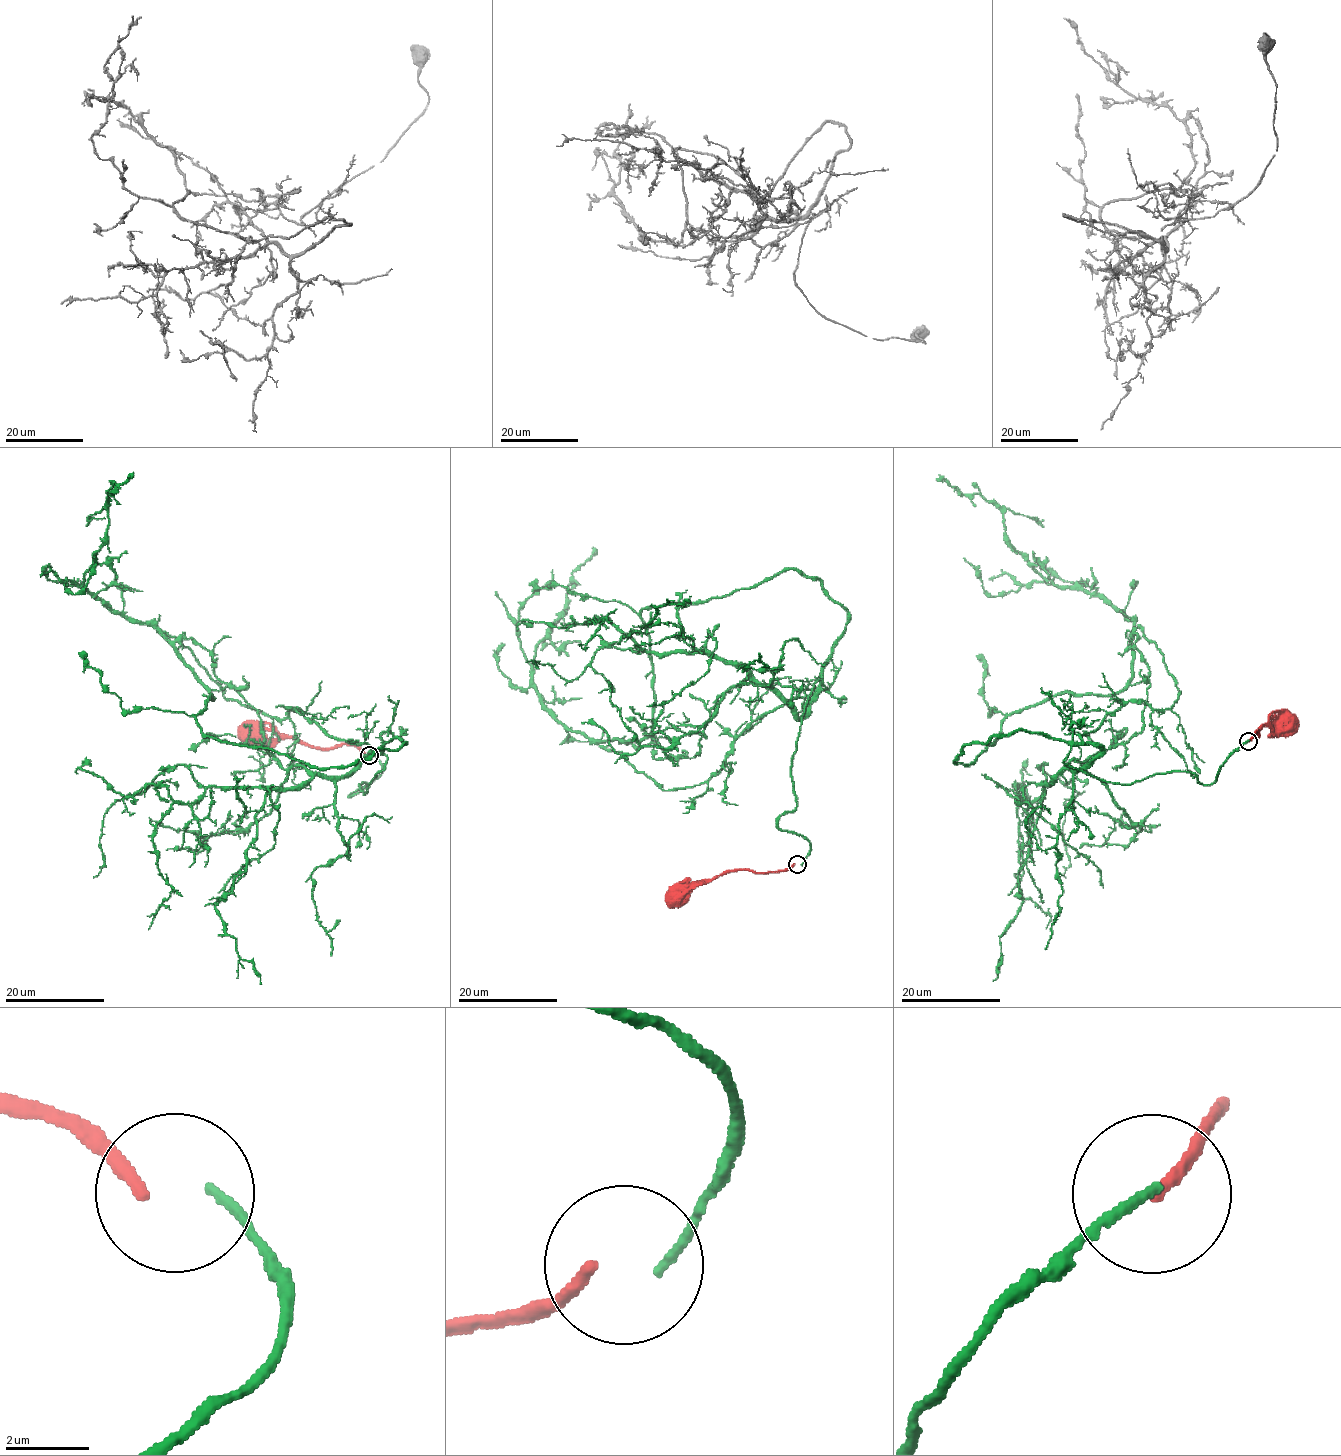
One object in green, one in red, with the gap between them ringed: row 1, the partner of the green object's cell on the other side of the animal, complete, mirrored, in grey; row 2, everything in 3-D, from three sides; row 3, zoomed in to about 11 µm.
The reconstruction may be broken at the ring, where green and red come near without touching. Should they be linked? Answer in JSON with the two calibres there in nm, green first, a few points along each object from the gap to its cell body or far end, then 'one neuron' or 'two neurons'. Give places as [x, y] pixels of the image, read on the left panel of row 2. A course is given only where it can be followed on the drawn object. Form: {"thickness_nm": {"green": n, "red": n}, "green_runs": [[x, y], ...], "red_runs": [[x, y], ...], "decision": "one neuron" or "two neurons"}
{"thickness_nm": {"green": 240, "red": 300}, "green_runs": [[373, 755], [381, 773], [351, 797], [384, 755], [284, 769], [243, 697], [83, 586], [107, 492], [133, 472]], "red_runs": [[366, 755], [353, 745], [321, 748], [291, 738], [261, 744], [250, 735]], "decision": "two neurons"}

